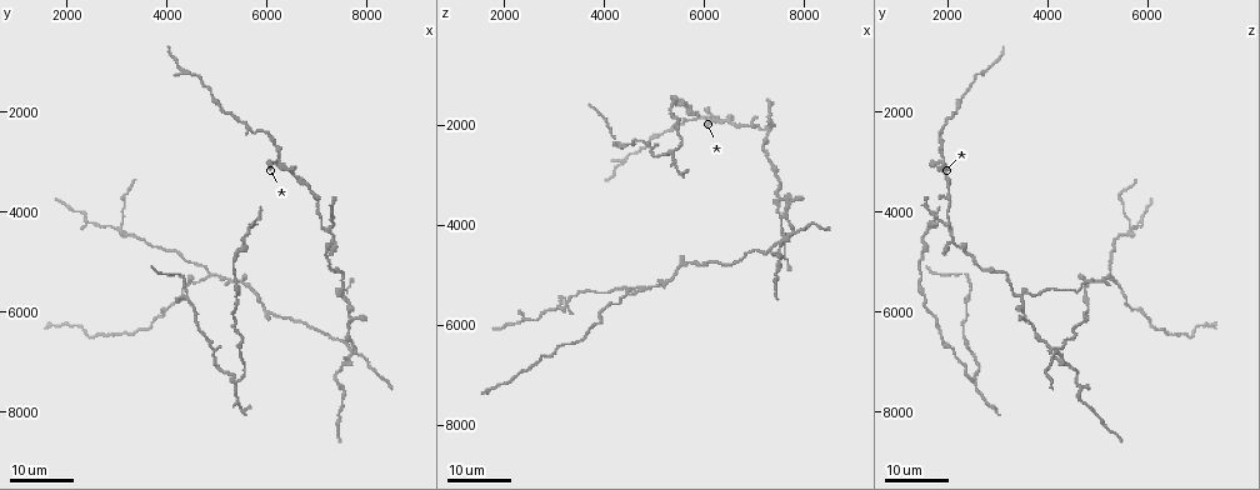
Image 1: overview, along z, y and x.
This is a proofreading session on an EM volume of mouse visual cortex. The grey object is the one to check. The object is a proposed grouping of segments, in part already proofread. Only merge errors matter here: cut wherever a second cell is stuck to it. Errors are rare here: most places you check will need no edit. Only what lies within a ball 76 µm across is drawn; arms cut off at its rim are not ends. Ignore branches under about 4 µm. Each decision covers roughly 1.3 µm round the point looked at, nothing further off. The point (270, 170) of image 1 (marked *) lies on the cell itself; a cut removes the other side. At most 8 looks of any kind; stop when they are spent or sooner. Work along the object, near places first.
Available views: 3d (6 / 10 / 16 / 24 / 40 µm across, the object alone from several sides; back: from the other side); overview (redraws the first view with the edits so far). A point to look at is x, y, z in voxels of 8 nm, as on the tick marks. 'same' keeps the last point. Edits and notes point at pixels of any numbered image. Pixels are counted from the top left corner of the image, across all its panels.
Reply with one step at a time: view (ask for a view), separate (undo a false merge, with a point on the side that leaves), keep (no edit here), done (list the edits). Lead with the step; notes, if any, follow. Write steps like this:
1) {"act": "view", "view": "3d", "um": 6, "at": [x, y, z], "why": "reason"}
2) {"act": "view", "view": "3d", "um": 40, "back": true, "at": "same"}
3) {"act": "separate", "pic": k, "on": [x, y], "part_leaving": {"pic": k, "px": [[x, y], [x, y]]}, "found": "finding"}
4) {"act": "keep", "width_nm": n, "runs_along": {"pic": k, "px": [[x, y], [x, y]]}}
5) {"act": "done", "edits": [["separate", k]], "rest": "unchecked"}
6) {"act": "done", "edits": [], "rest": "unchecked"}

{"act": "view", "view": "3d", "um": 16, "at": [7300, 4350, 2000], "why": "branch point"}

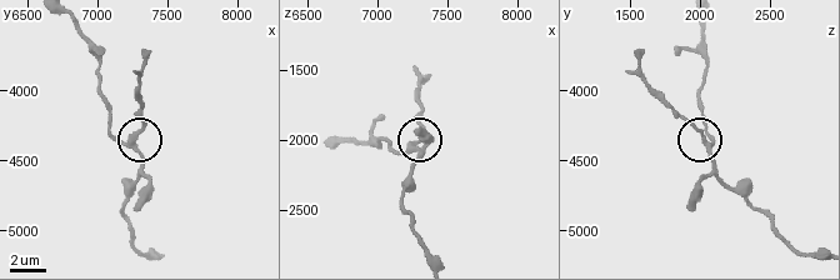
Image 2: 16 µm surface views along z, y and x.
{"act": "view", "view": "3d", "um": 6, "at": [7240, 4380, 2040], "why": "zoom in"}

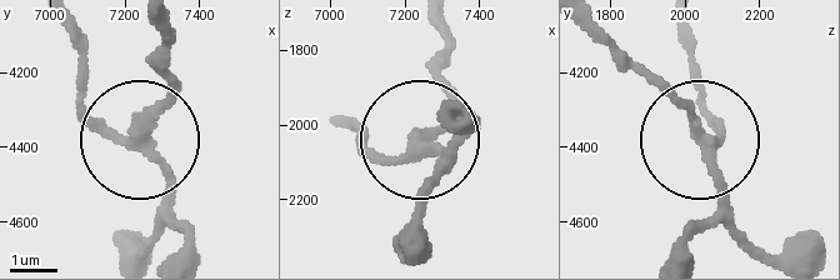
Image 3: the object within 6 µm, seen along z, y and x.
{"act": "keep", "width_nm": 230, "found": "all the same cell"}

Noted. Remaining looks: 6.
{"act": "view", "view": "3d", "um": 24, "at": [7650, 6700, 4150], "why": "four or more arms meet"}

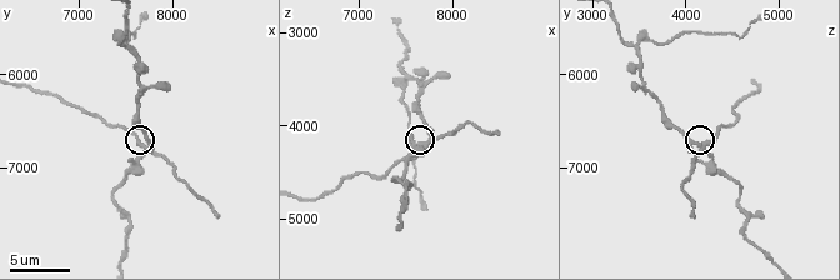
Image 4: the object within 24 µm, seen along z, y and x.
{"act": "view", "view": "3d", "um": 6, "at": [7700, 6750, 4200], "why": "zoom in"}

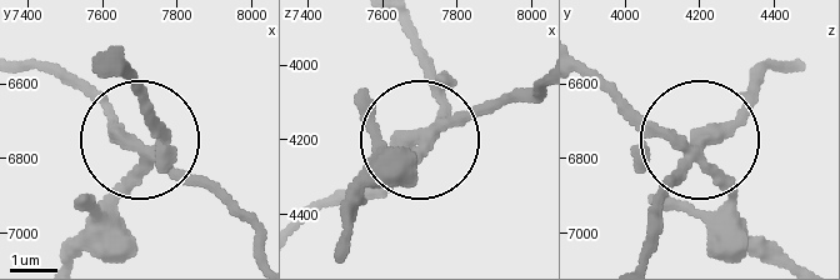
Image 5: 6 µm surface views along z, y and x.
{"act": "view", "view": "3d", "um": 6, "back": true, "at": [7670, 6750, 4210]}

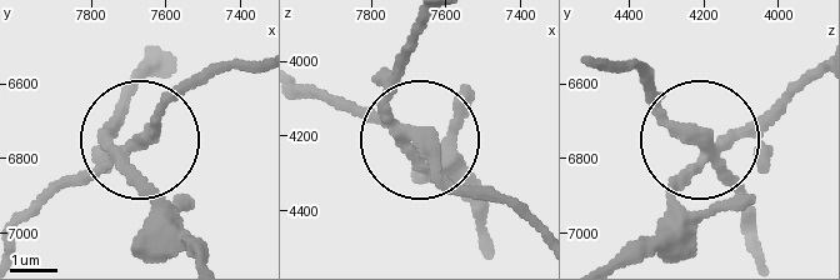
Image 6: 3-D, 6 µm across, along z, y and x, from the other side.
{"act": "separate", "pic": 6, "on": [151, 118], "side_arm_um": 21, "arms": 4, "found": "two cells meet here"}

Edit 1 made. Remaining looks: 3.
{"act": "view", "view": "overview"}

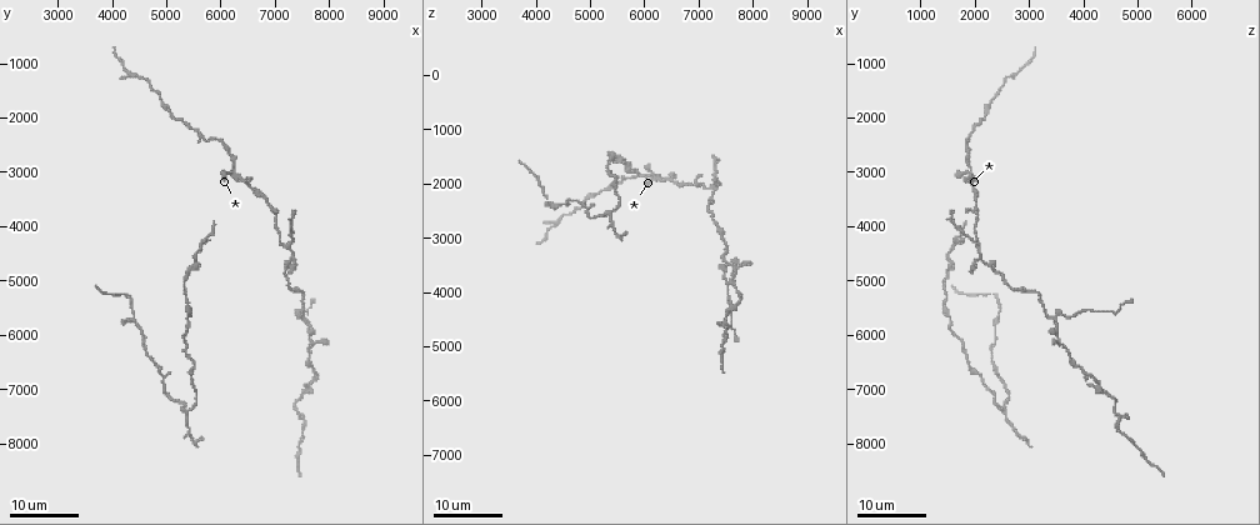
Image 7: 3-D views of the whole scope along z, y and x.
{"act": "view", "view": "3d", "um": 16, "at": [6250, 3000, 1900], "why": "four arms meet"}

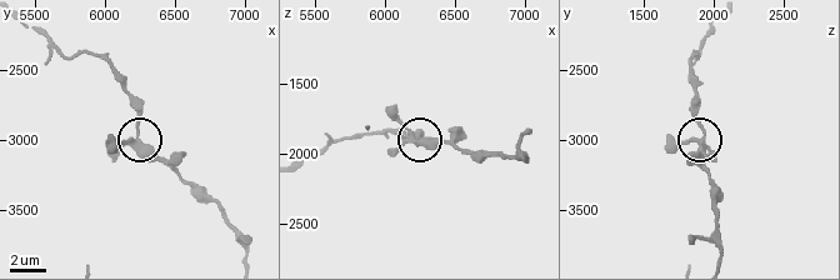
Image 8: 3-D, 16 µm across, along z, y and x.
{"act": "view", "view": "3d", "um": 10, "at": [6240, 3020, 1900], "why": "zoom in"}

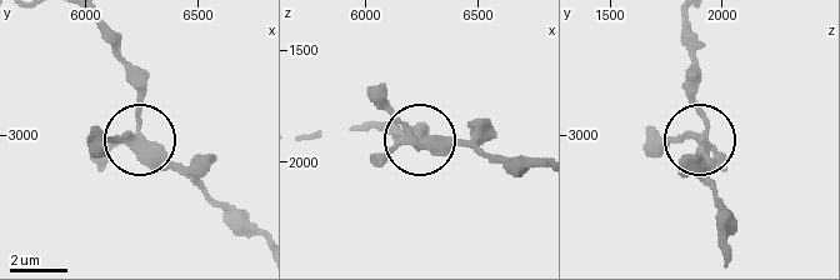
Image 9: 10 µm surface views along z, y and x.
{"act": "keep", "runs_along": {"pic": 9, "px": [[720, 169], [704, 140], [694, 74]]}, "found": "all the same cell"}

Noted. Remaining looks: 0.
{"act": "done", "edits": [["separate", 6]], "rest": "unchecked"}

